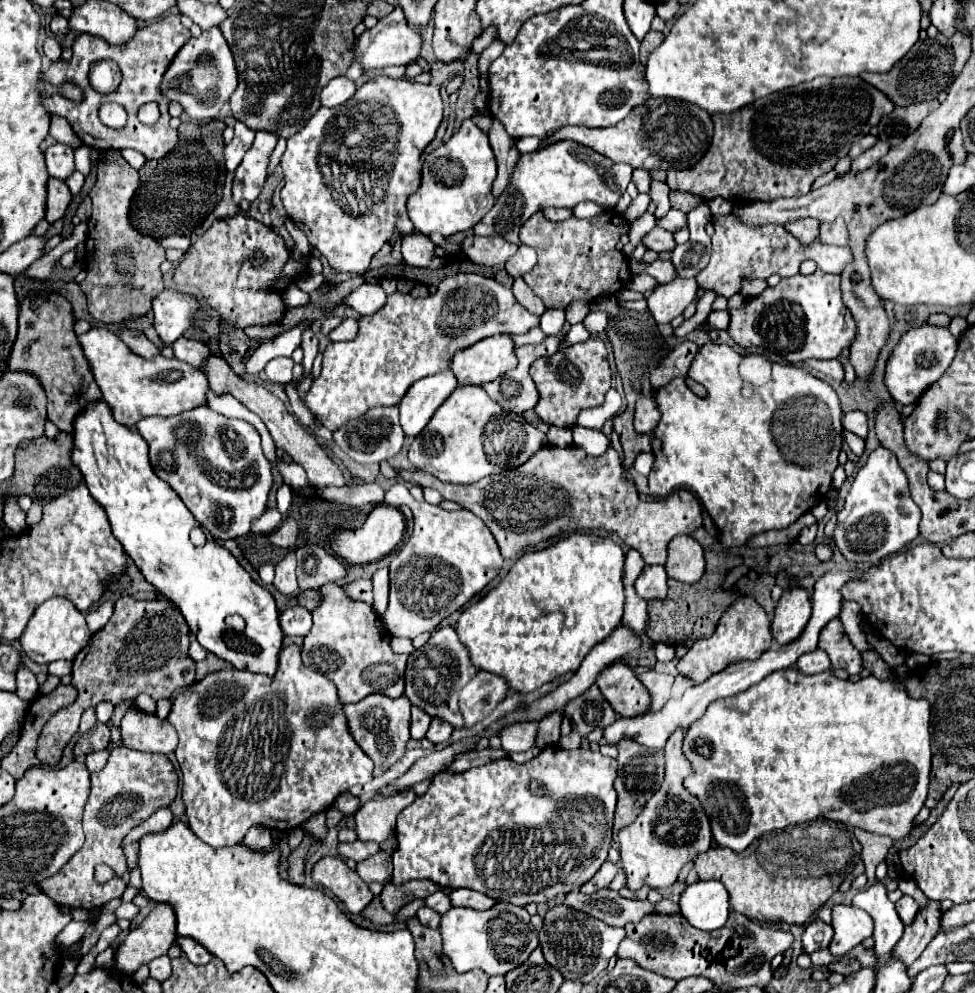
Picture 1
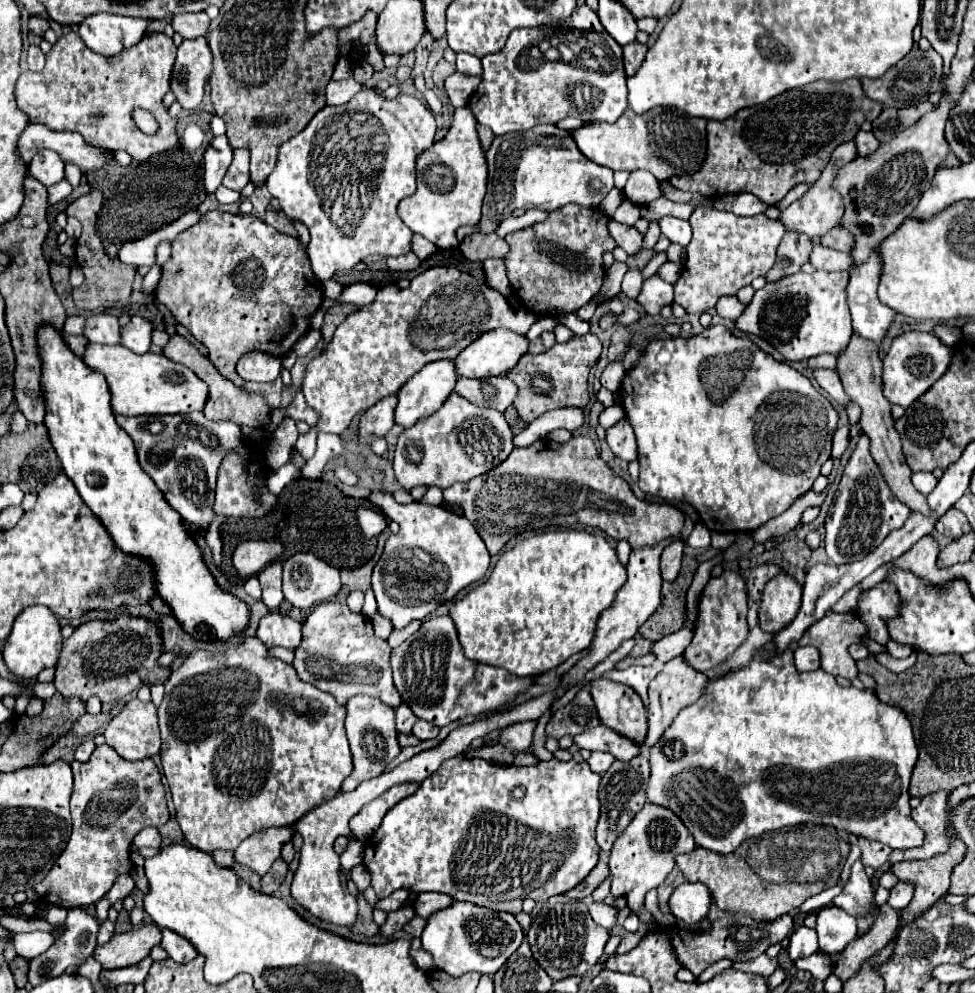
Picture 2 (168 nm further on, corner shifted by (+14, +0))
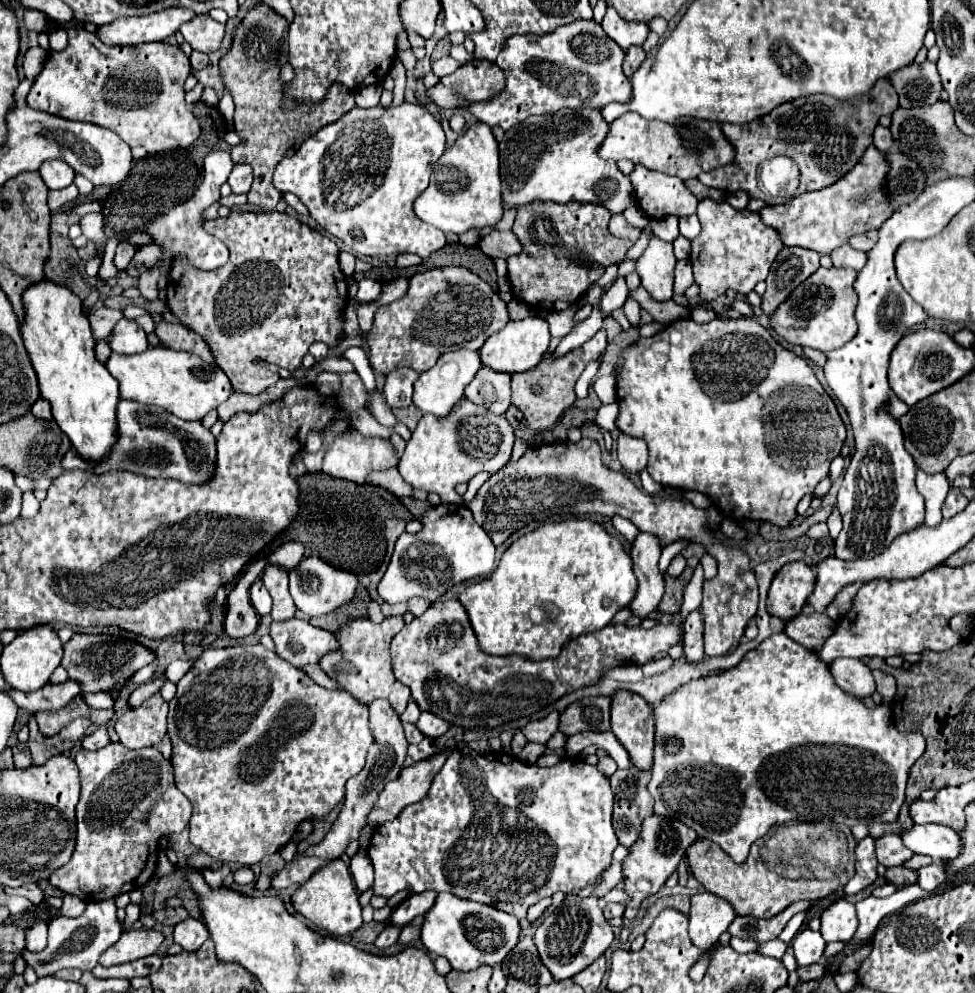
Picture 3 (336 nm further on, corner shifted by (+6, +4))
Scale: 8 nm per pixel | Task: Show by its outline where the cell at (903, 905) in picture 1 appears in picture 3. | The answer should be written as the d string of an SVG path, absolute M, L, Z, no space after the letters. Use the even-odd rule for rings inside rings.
M933 862L933 864L925 866L925 868L919 868L919 870L917 870L917 876L919 876L917 884L919 884L923 890L927 890L927 892L931 892L931 890L935 890L935 888L939 888L941 884L947 882L947 876L945 876L945 872L943 872L943 864L941 864L941 862Z

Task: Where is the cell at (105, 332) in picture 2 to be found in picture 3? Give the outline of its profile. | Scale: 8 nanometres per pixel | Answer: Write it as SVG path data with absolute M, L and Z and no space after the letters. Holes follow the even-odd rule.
M99 308L89 312L89 322L93 330L95 340L107 340L109 334L113 332L115 324L123 318L121 310L111 310L111 308Z

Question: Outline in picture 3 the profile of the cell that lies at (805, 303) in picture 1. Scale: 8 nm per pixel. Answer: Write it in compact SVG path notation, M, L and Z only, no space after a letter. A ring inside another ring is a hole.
M819 268L779 304L769 316L769 328L795 346L809 346L821 352L841 348L857 334L857 322L853 316L857 306L857 294L853 290L855 276L857 272L847 268Z

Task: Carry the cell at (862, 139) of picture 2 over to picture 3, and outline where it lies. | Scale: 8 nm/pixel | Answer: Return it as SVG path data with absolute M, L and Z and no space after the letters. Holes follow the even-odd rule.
M877 126L875 132L873 132L873 146L879 150L879 152L889 152L891 146L893 146L893 136L889 132L889 128L883 128L883 126Z

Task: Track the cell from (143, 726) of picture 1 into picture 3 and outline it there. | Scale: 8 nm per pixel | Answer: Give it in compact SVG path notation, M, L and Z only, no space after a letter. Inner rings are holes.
M153 694L139 708L131 708L115 722L119 742L131 750L157 746L167 734L167 702L161 694Z

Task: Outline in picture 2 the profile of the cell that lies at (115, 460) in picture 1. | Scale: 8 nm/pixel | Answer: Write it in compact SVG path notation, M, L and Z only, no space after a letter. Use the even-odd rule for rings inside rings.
M41 324L41 328L37 328L37 346L39 346L39 358L41 358L41 396L43 396L45 408L47 408L43 424L49 430L51 444L63 464L63 472L73 480L83 502L95 512L95 516L101 518L101 522L113 536L115 544L123 552L143 556L153 564L159 596L171 606L171 610L173 610L177 622L183 626L183 630L187 630L189 634L193 634L195 640L201 640L201 642L229 640L229 638L241 634L249 620L247 604L241 602L239 598L223 592L215 584L213 574L203 564L201 550L199 550L197 542L191 538L191 534L181 524L181 514L177 510L169 508L169 504L165 504L165 500L163 500L161 492L157 492L157 486L153 484L153 480L149 480L149 476L145 476L145 472L141 470L129 434L125 434L115 422L115 414L109 404L111 394L109 394L109 386L105 382L105 376L101 372L85 366L83 360L67 348L63 334L49 324Z

